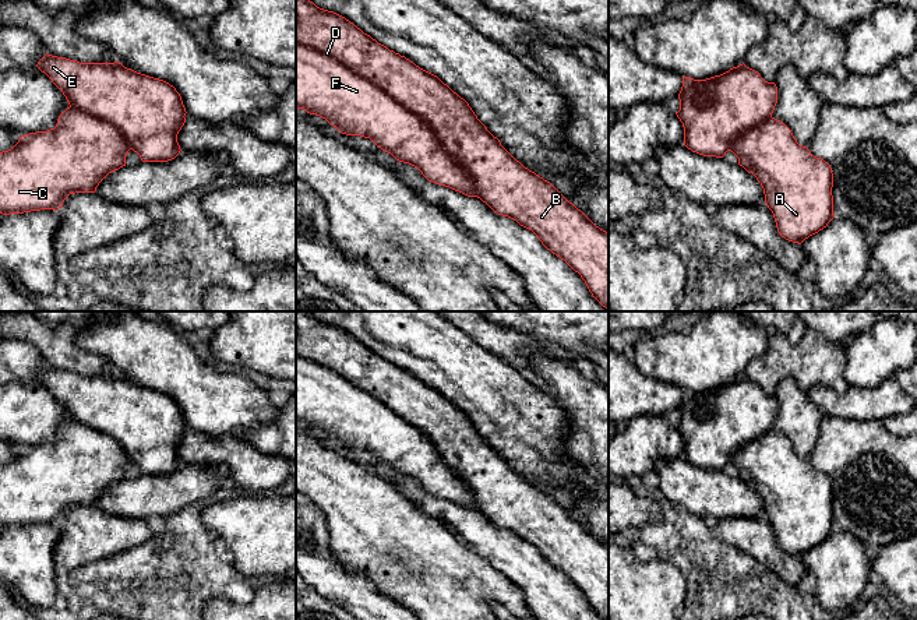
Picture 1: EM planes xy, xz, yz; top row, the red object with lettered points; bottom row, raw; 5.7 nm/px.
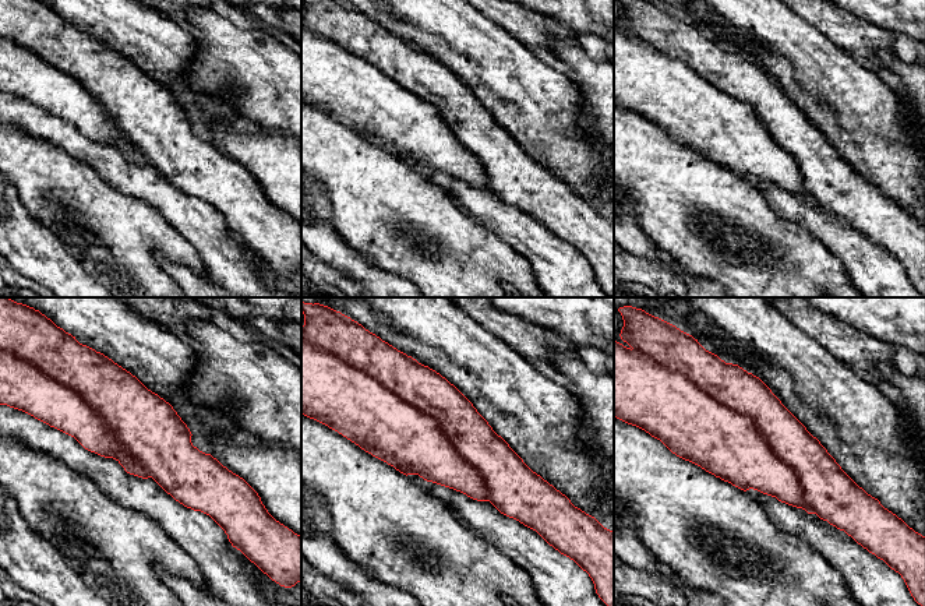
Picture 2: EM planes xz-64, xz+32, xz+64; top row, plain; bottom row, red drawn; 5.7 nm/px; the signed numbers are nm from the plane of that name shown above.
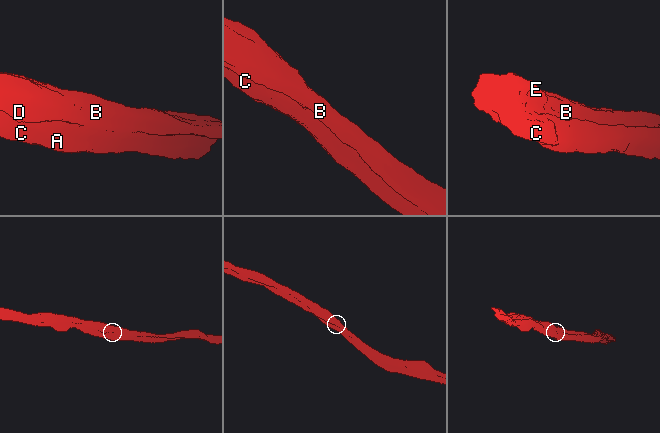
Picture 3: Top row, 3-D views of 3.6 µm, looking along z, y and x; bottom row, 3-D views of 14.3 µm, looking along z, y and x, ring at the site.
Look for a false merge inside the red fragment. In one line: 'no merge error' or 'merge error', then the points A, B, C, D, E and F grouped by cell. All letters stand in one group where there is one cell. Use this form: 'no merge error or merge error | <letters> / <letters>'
merge error | A C F / B D E

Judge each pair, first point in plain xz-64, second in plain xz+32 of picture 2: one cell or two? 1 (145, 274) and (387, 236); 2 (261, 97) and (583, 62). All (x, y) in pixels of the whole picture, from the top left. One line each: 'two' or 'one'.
1: one
2: one

